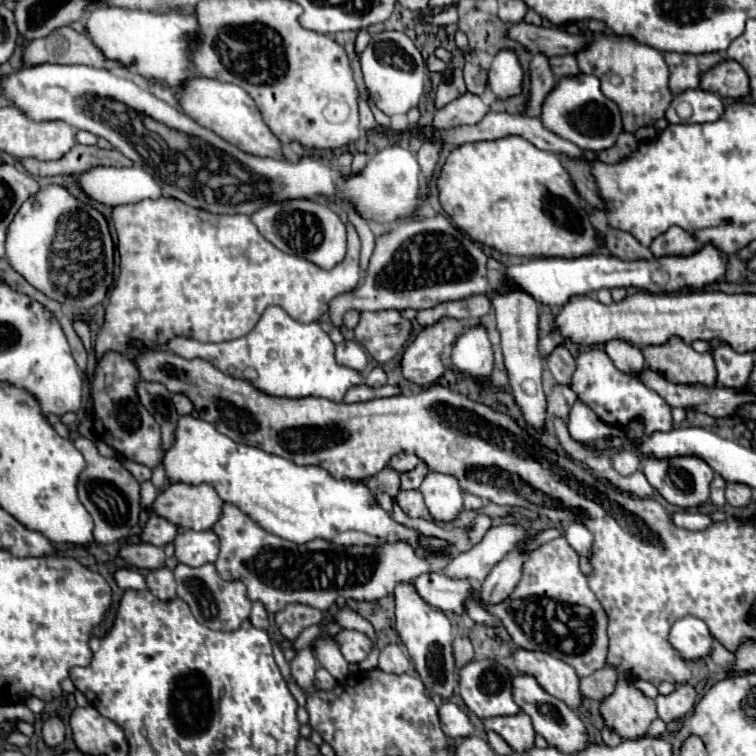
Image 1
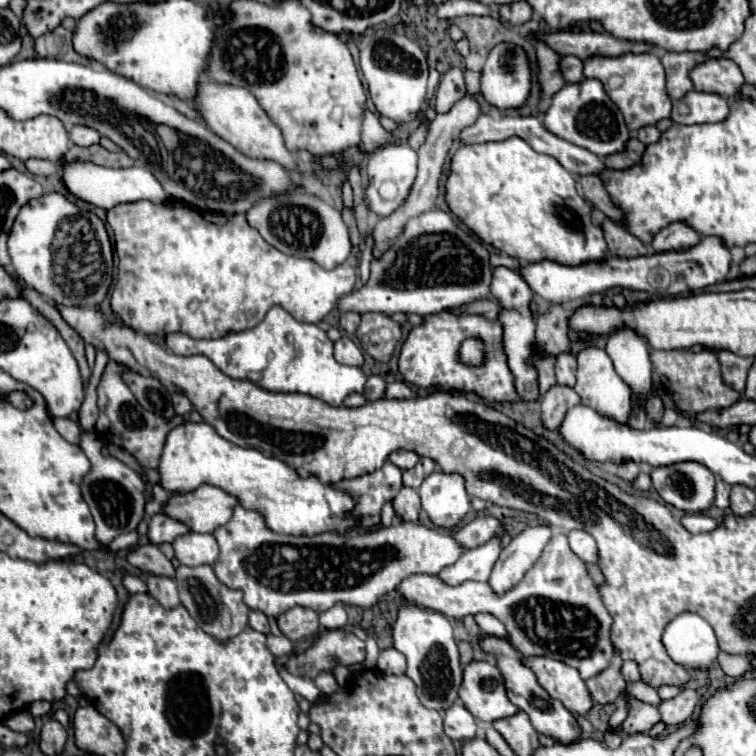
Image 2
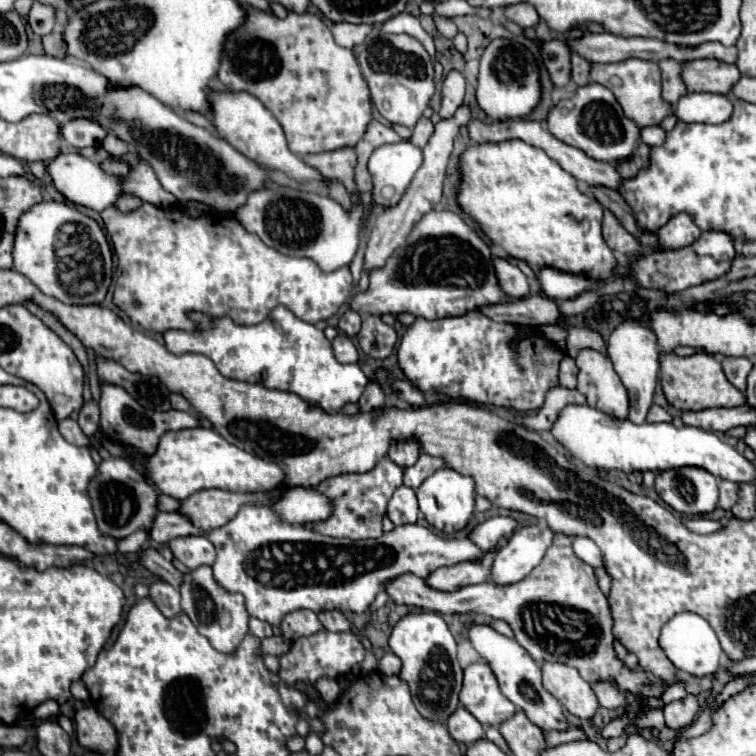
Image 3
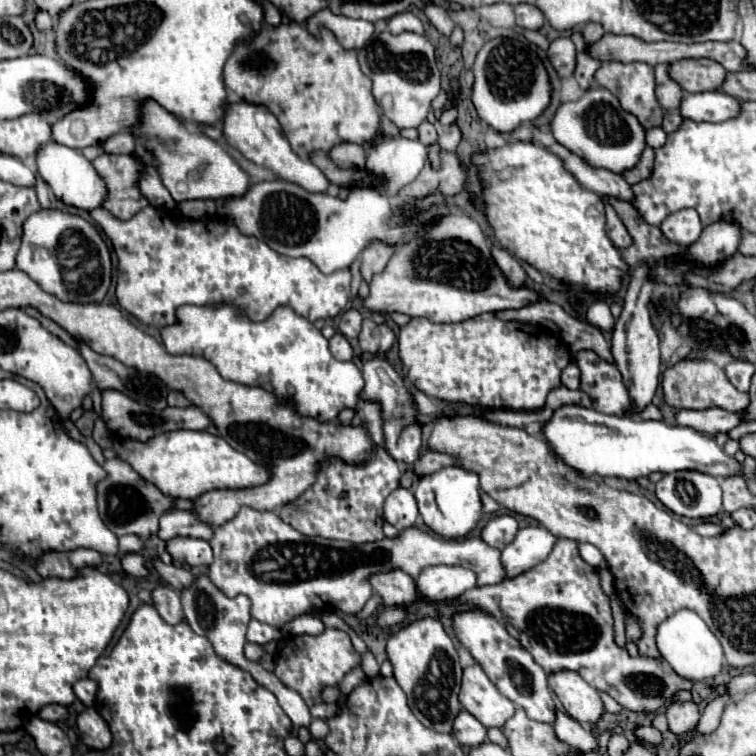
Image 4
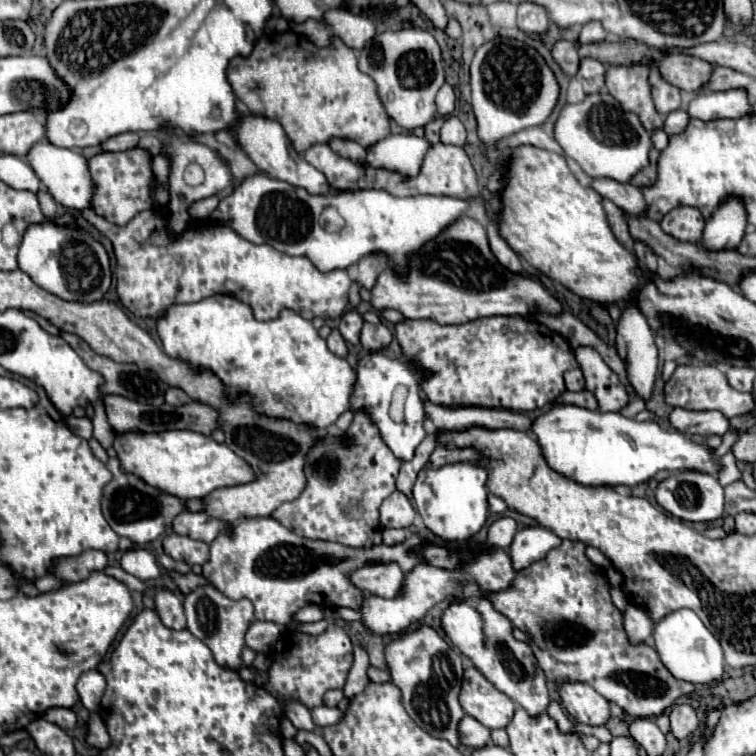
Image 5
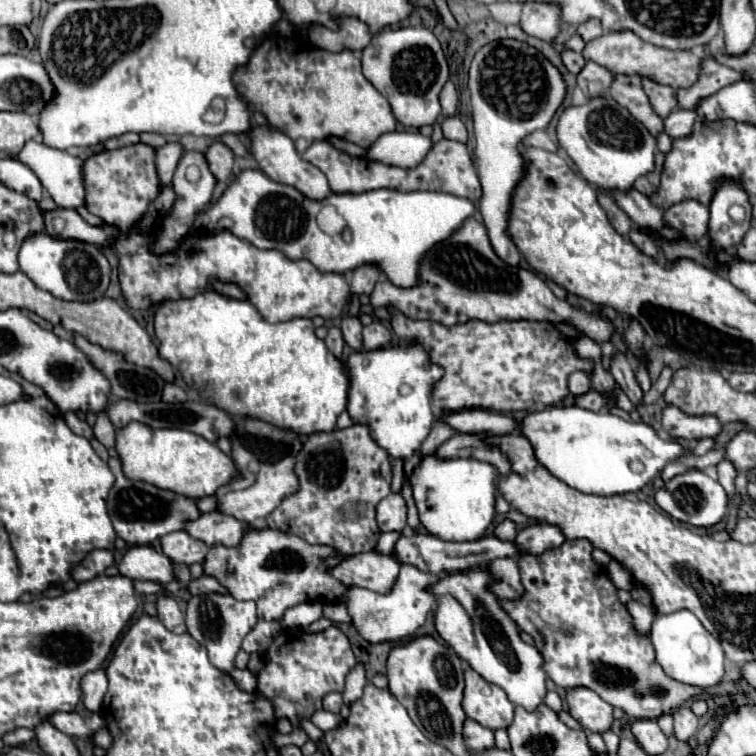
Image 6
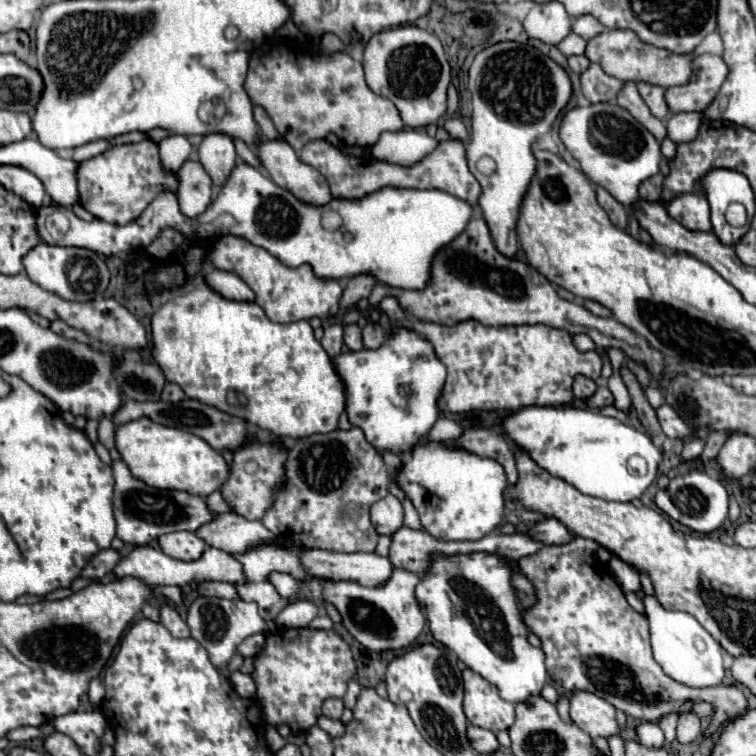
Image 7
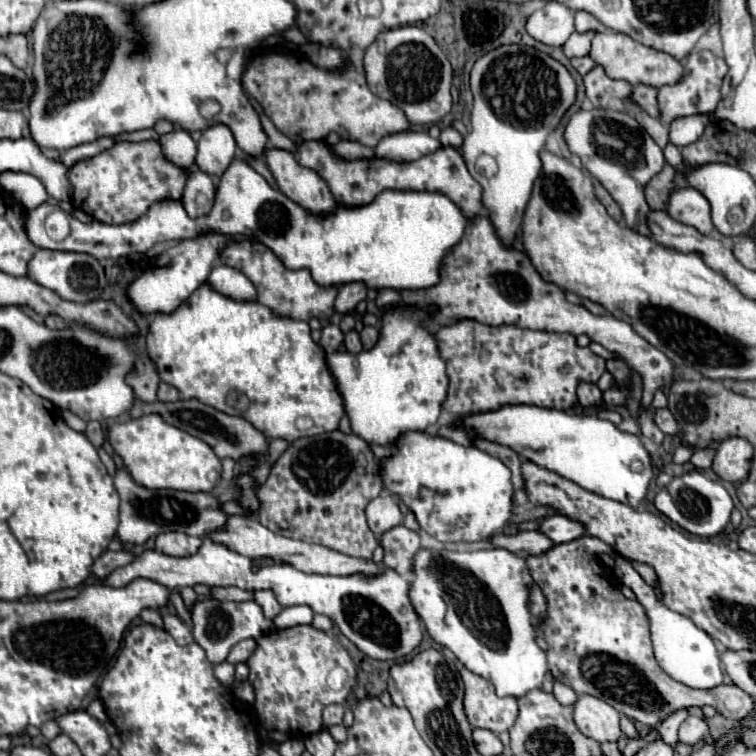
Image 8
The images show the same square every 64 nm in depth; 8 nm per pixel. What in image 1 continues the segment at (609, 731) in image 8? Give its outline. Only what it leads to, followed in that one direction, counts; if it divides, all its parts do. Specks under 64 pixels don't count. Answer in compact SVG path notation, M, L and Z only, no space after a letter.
M516 648L512 652L514 666L520 674L532 674L536 682L554 698L566 702L570 708L578 708L582 694L578 688L578 676L566 662L538 650Z

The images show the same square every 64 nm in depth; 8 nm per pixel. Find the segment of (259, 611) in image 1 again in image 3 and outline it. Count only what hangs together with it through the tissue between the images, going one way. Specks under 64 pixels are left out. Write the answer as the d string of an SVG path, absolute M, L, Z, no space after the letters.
M250 618L250 634L258 636L258 638L268 638L272 636L272 626L264 620L258 620L258 618Z

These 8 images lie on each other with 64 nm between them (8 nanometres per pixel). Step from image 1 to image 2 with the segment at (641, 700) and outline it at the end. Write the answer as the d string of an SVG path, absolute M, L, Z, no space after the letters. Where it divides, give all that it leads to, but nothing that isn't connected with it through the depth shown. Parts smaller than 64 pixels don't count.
M624 694L624 700L628 702L628 716L620 726L622 732L626 732L626 734L648 732L656 722L660 722L660 712L658 712L656 706L650 706L646 702L634 700L628 694Z

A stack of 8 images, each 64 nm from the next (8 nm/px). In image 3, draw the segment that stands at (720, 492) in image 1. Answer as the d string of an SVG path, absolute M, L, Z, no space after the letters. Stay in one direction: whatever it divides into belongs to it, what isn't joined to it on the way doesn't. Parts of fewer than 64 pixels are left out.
M718 480L718 490L720 490L718 506L722 510L730 510L738 500L738 484L728 482L728 480Z

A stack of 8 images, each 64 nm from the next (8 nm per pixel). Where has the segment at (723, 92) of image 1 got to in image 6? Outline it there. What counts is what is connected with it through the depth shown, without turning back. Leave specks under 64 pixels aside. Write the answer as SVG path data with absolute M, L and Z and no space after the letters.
M608 32L592 42L588 42L582 50L582 56L586 60L594 60L596 64L602 64L610 72L642 72L642 76L654 76L660 84L670 84L672 88L690 88L700 74L700 56L696 56L690 50L668 50L658 48L652 44L646 44L644 40L638 40L634 32Z

